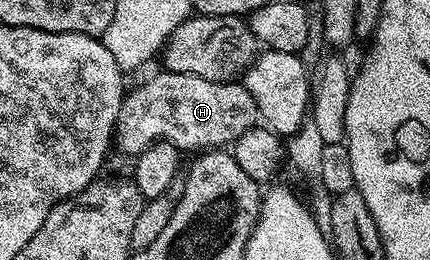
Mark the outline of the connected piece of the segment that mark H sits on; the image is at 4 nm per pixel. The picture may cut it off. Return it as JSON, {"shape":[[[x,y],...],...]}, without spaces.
{"shape":[[[164,69],[141,84],[125,94],[114,130],[115,150],[129,157],[141,155],[151,143],[158,142],[174,145],[182,153],[224,149],[257,126],[256,102],[243,82],[215,83]]]}

